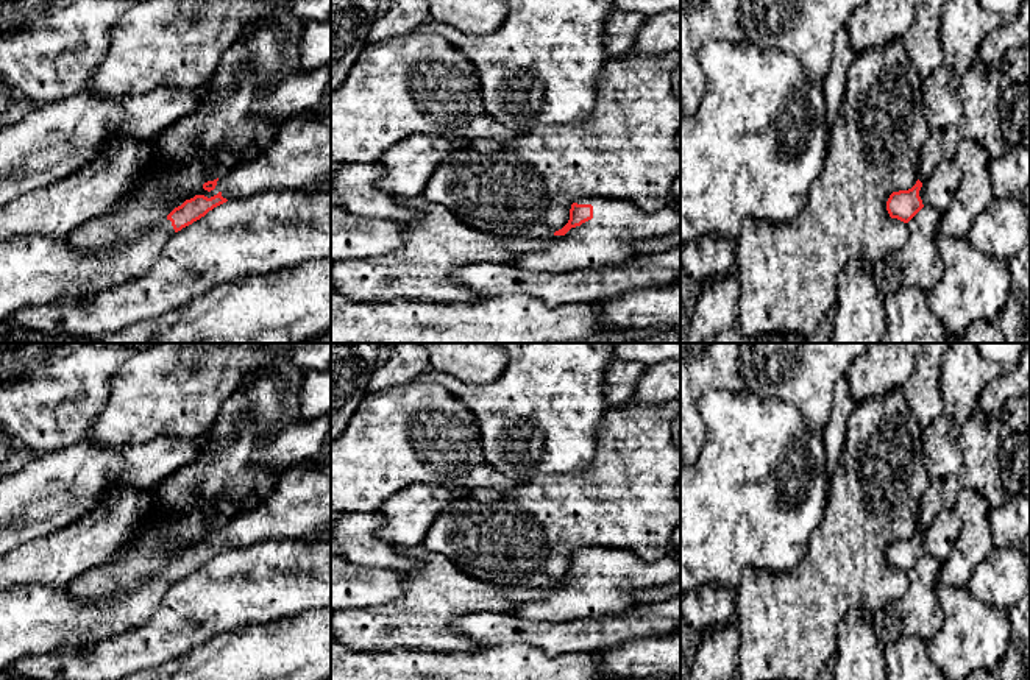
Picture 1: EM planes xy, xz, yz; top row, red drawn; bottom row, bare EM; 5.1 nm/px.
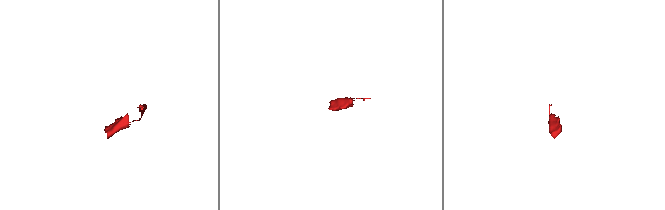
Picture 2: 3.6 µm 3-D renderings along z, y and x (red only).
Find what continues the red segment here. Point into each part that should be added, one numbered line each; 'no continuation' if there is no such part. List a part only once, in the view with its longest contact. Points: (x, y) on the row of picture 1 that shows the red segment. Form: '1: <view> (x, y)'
1: xz (610, 239)

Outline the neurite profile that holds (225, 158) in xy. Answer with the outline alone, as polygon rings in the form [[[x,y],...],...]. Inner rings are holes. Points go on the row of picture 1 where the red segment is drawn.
[[[247,148],[239,153],[233,150],[220,150],[215,156],[215,162],[206,170],[206,179],[214,181],[217,179],[229,165],[237,161],[248,159],[254,156],[259,150]]]

